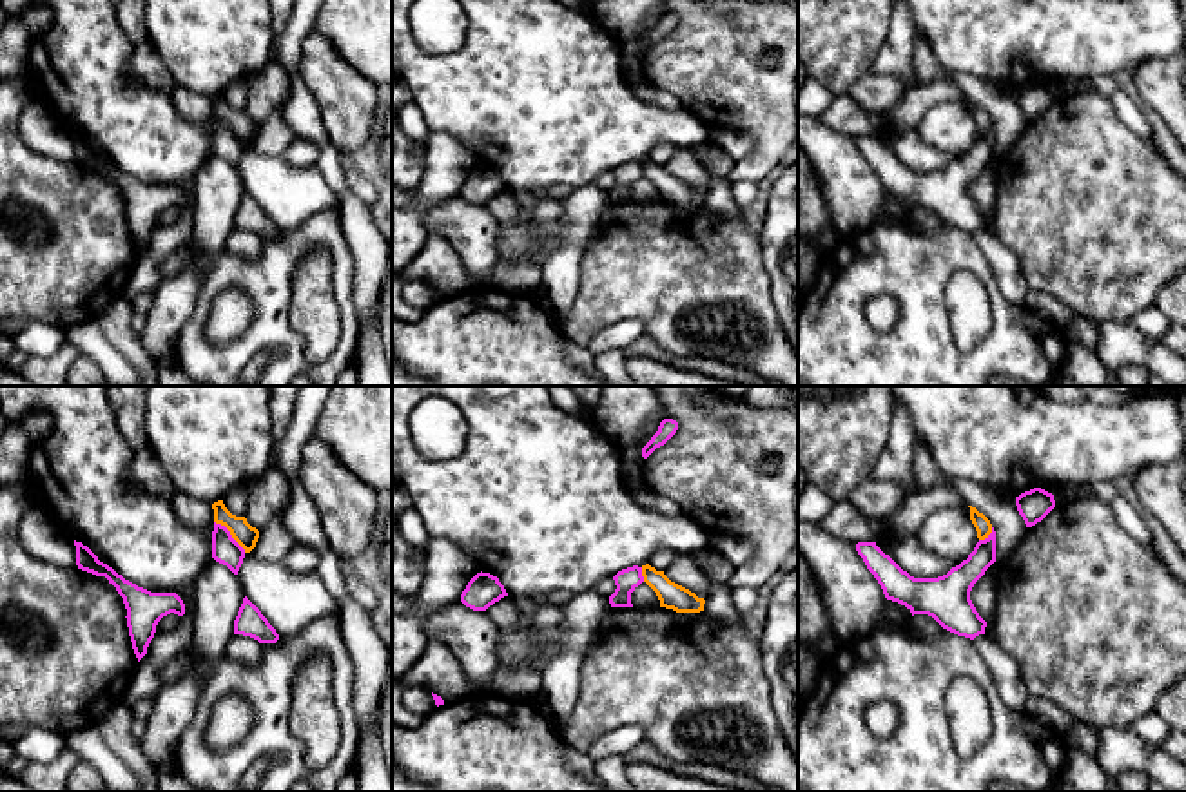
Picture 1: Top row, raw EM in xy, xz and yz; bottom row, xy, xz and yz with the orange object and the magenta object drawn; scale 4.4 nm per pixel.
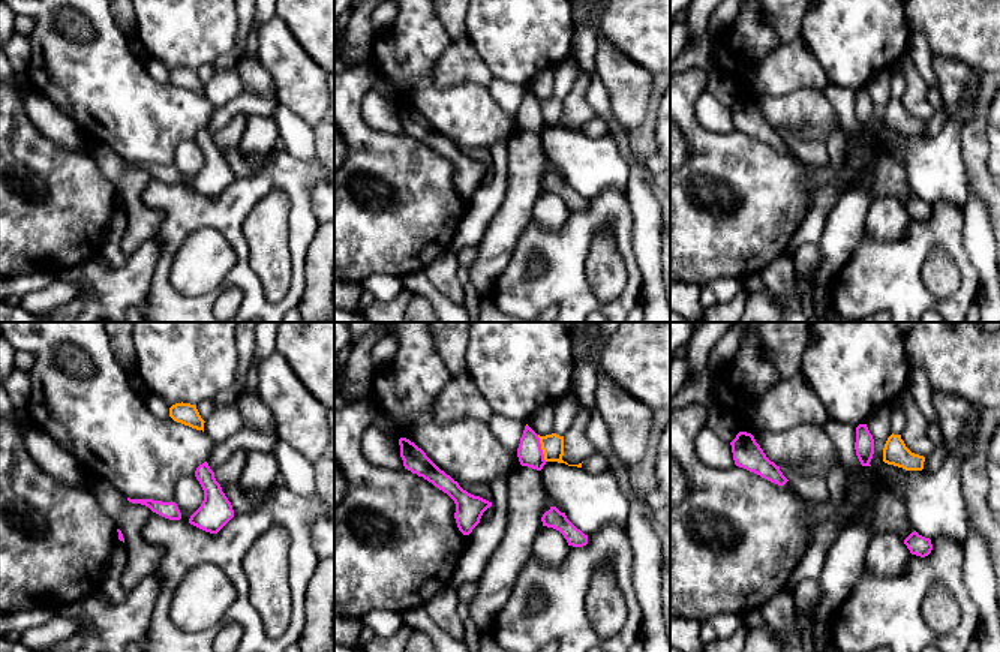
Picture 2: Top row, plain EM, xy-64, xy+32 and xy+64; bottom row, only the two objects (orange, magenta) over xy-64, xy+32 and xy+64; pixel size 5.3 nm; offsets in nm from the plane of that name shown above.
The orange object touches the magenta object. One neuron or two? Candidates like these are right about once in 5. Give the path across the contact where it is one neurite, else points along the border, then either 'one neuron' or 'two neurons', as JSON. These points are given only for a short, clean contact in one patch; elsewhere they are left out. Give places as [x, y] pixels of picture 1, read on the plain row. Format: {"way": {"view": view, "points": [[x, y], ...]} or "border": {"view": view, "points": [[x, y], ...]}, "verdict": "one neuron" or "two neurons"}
{"border": {"view": "xy", "points": [[214, 115], [245, 145]]}, "verdict": "two neurons"}

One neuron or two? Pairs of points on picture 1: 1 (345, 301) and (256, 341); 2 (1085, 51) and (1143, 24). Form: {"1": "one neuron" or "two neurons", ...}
{"1": "one neuron", "2": "one neuron"}

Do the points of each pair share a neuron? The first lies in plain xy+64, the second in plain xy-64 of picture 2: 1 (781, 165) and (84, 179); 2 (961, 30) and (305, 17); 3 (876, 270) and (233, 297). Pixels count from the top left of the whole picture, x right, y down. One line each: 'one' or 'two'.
1: one
2: one
3: two

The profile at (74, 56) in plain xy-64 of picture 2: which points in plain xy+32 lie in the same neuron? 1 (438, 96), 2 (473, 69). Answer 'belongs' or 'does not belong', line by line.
1: belongs
2: does not belong

